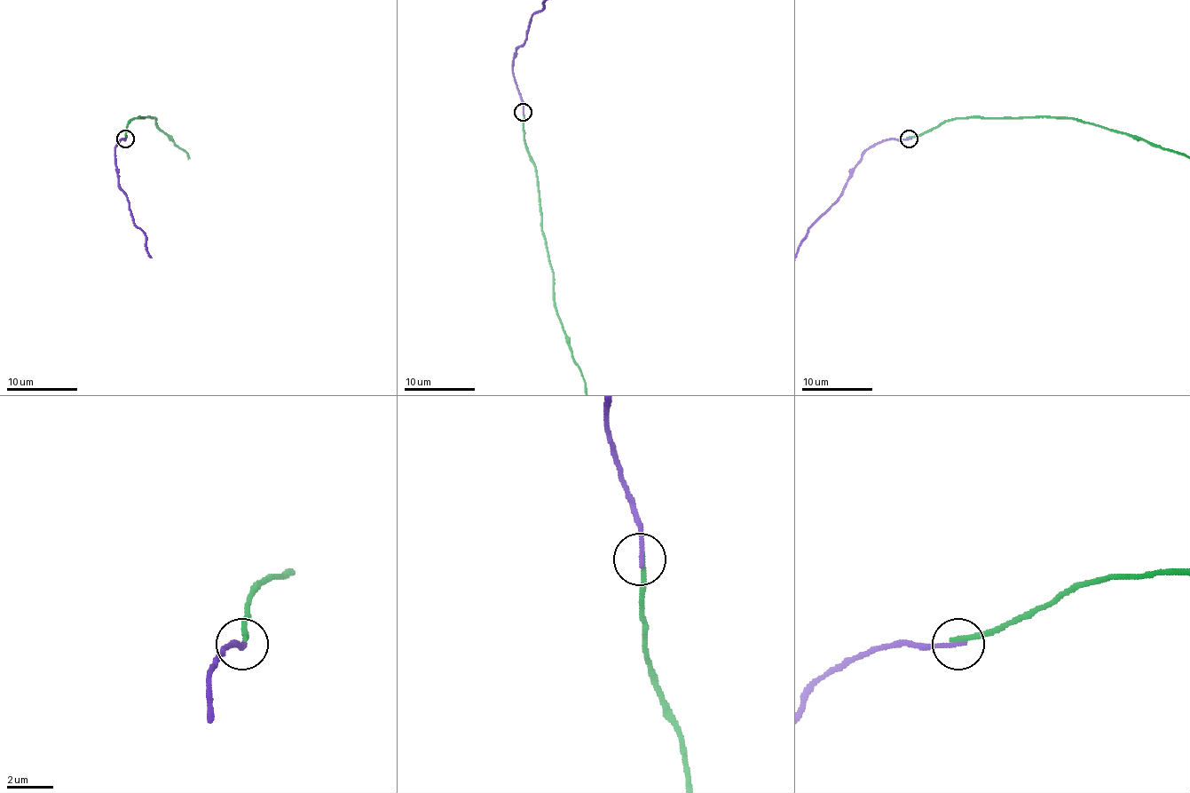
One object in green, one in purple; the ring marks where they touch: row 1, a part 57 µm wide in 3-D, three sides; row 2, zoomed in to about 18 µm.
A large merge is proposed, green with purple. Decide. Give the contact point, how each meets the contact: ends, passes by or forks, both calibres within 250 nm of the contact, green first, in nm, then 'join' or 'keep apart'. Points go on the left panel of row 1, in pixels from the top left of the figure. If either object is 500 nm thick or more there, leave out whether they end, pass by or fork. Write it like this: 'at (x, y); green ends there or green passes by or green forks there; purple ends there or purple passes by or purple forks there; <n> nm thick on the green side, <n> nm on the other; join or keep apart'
at (125, 138); green ends there; purple ends there; 220 nm thick on the green side, 200 nm on the other; keep apart

